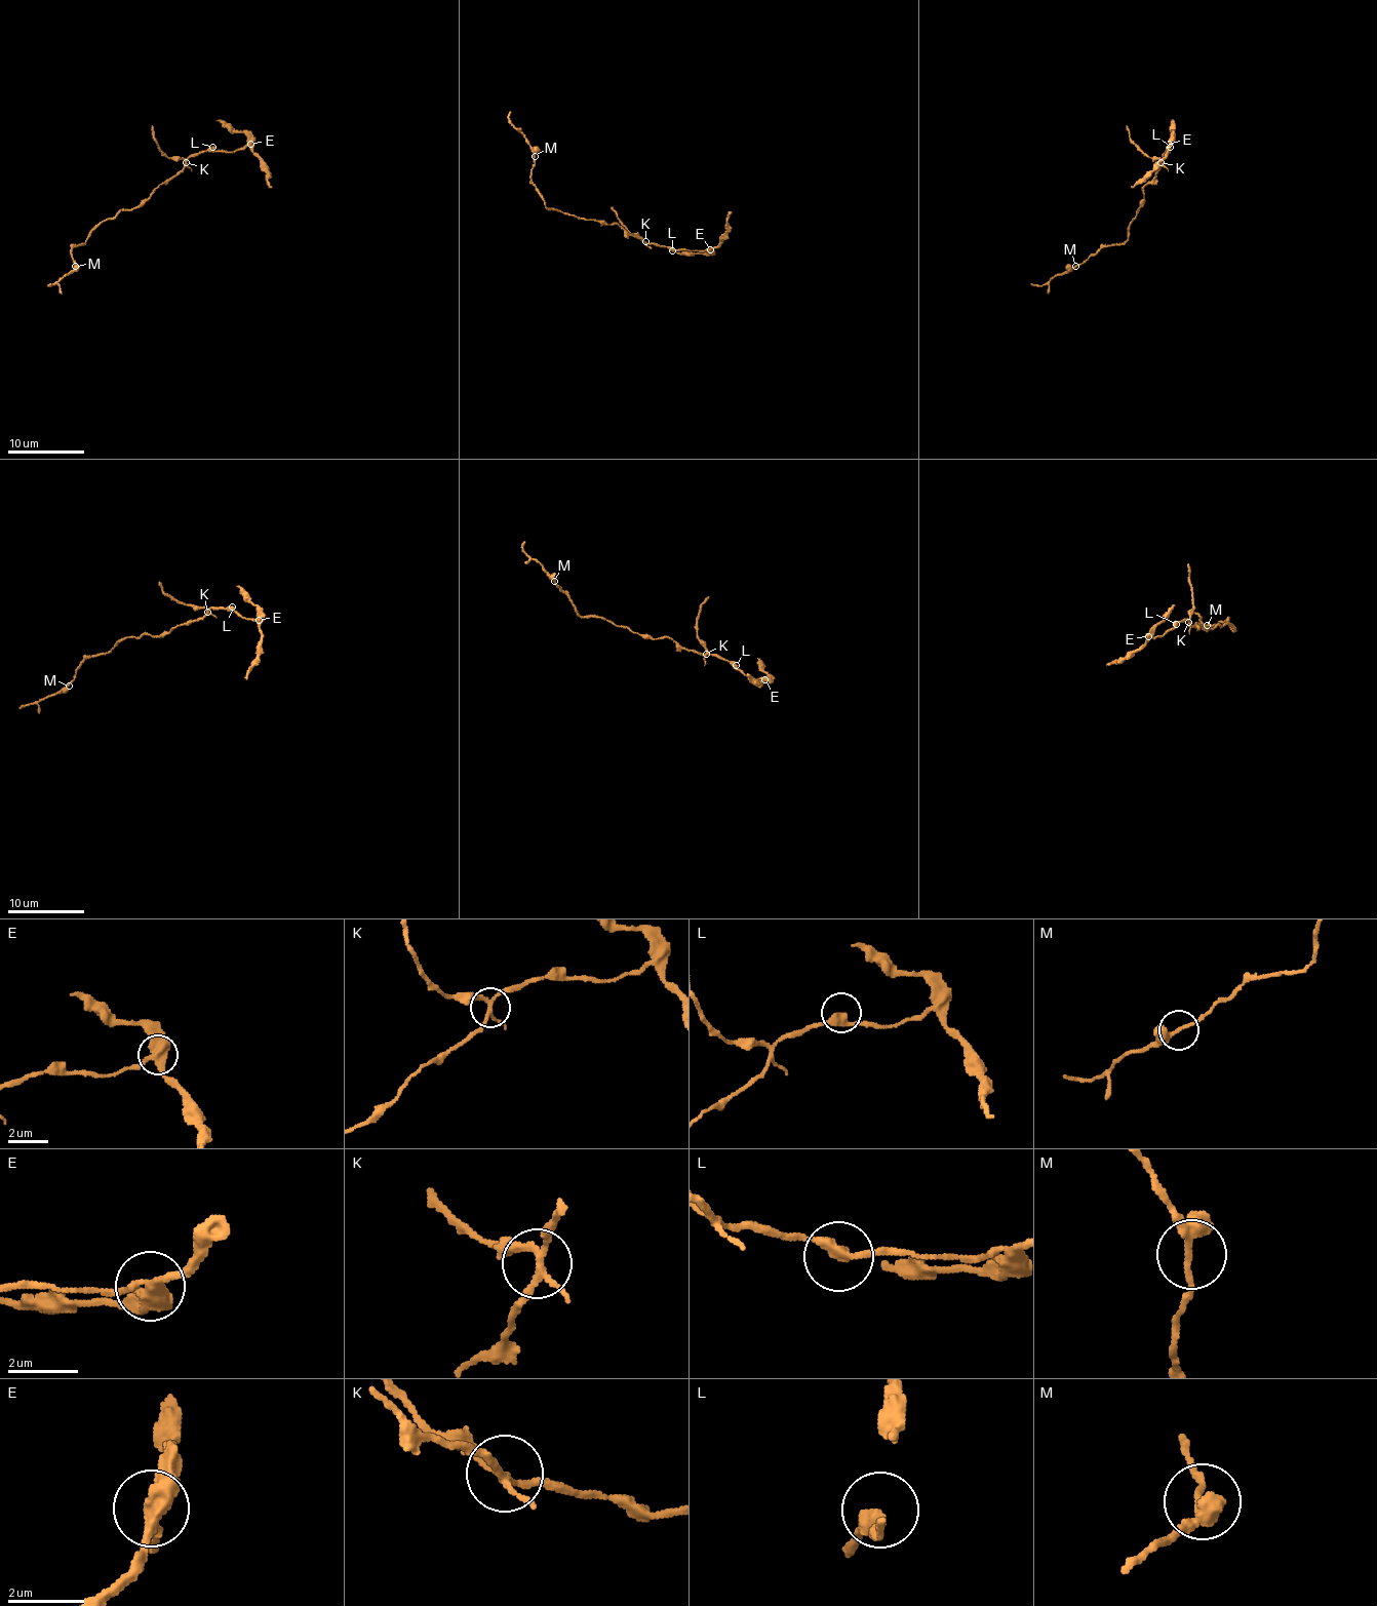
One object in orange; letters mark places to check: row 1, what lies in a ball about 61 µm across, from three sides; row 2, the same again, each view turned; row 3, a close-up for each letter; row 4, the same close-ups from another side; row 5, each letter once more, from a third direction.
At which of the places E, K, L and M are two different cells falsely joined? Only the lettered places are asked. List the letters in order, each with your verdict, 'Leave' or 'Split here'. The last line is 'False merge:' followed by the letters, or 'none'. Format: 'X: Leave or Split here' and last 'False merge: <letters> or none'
E: Split here
K: Split here
L: Leave
M: Leave
False merge: E, K

